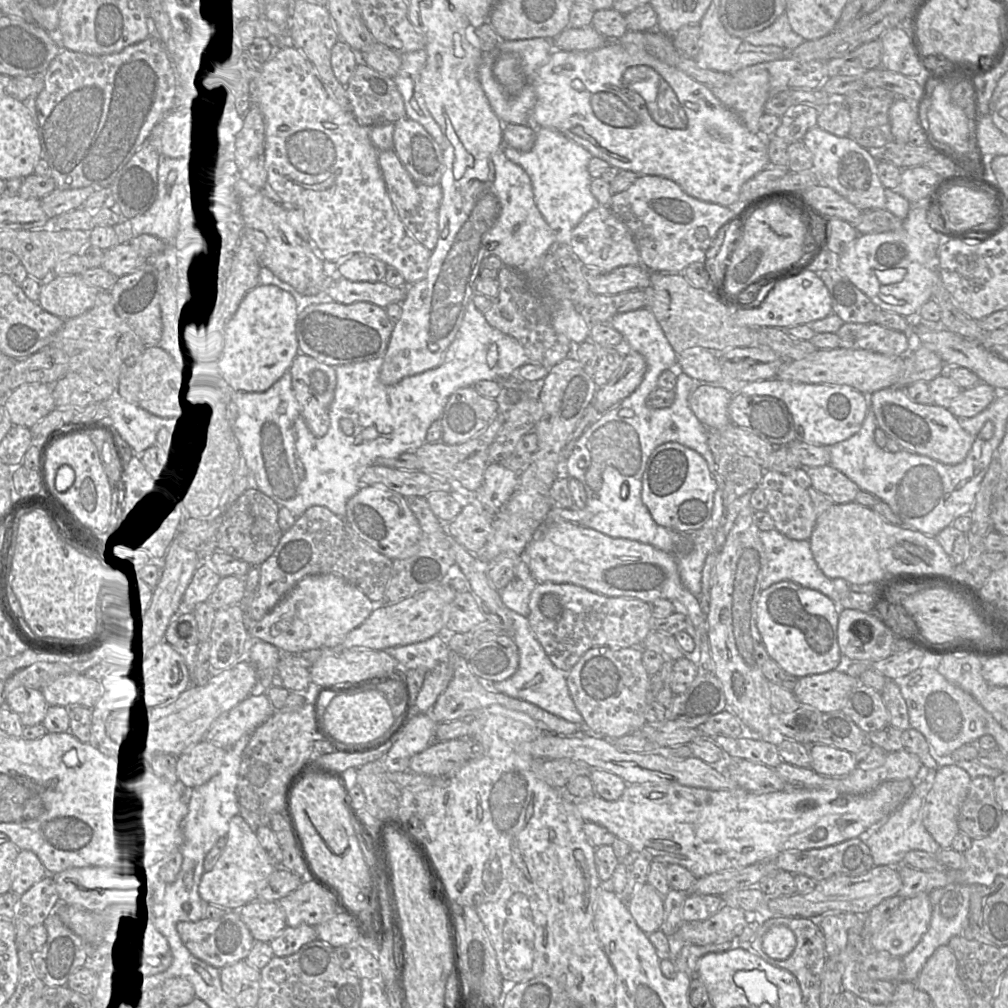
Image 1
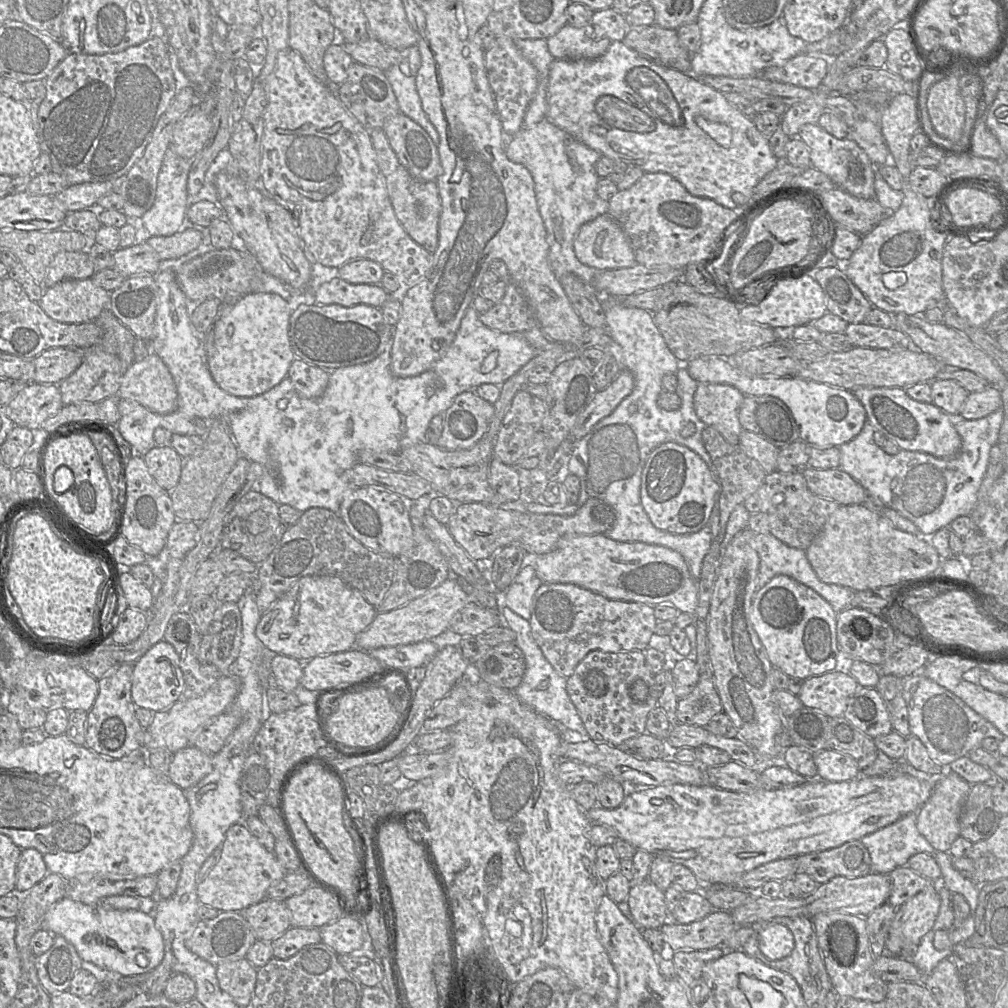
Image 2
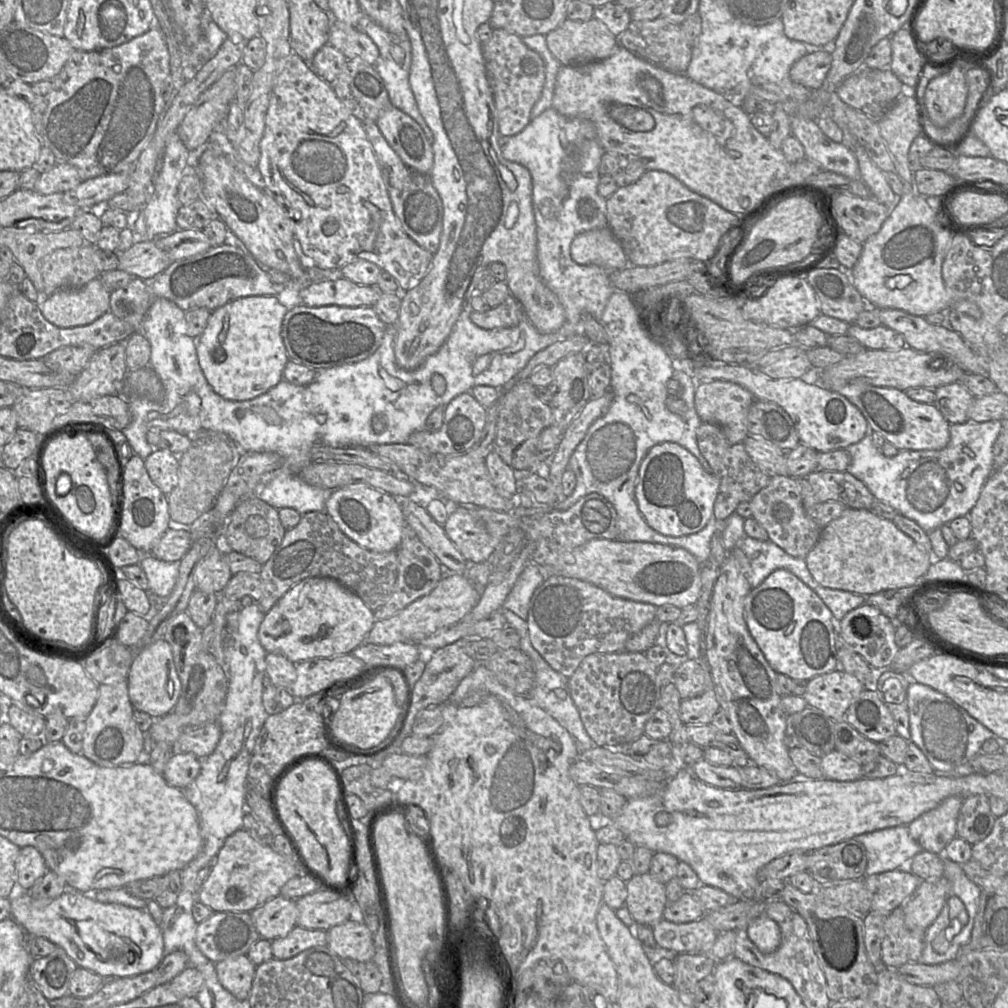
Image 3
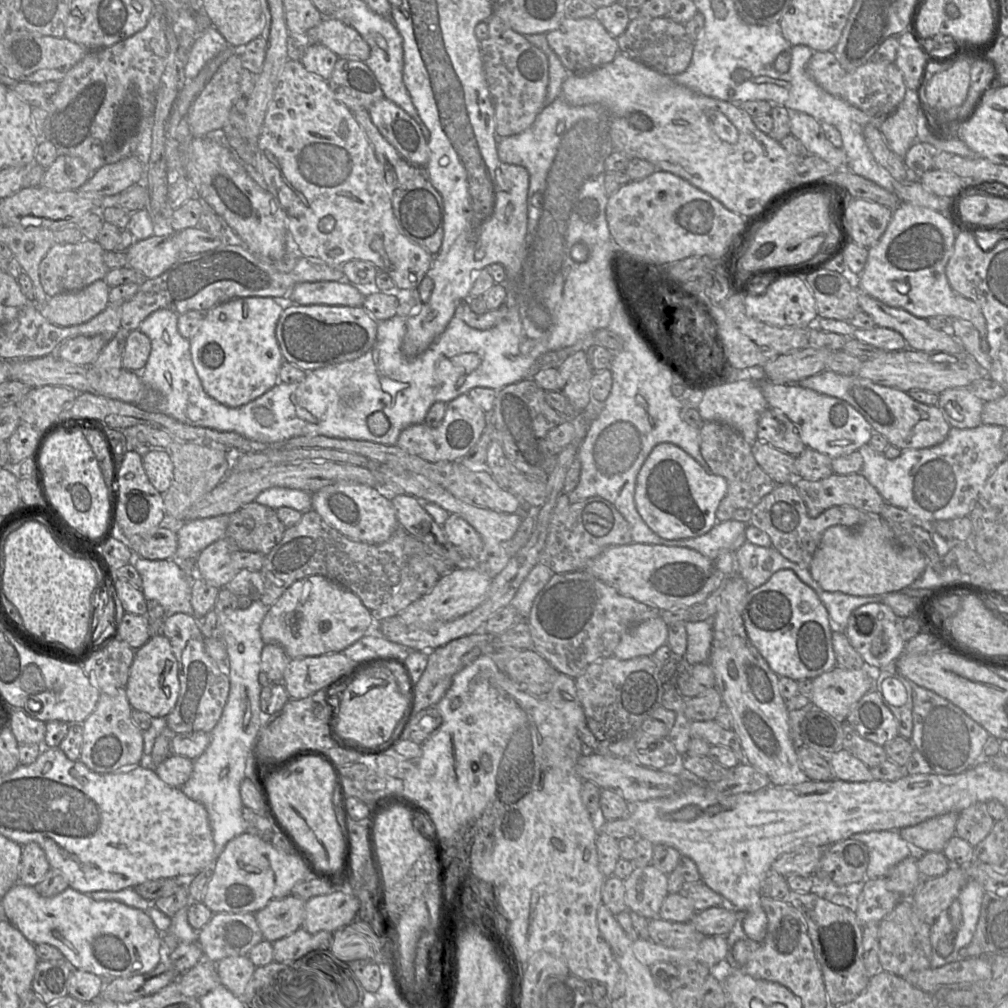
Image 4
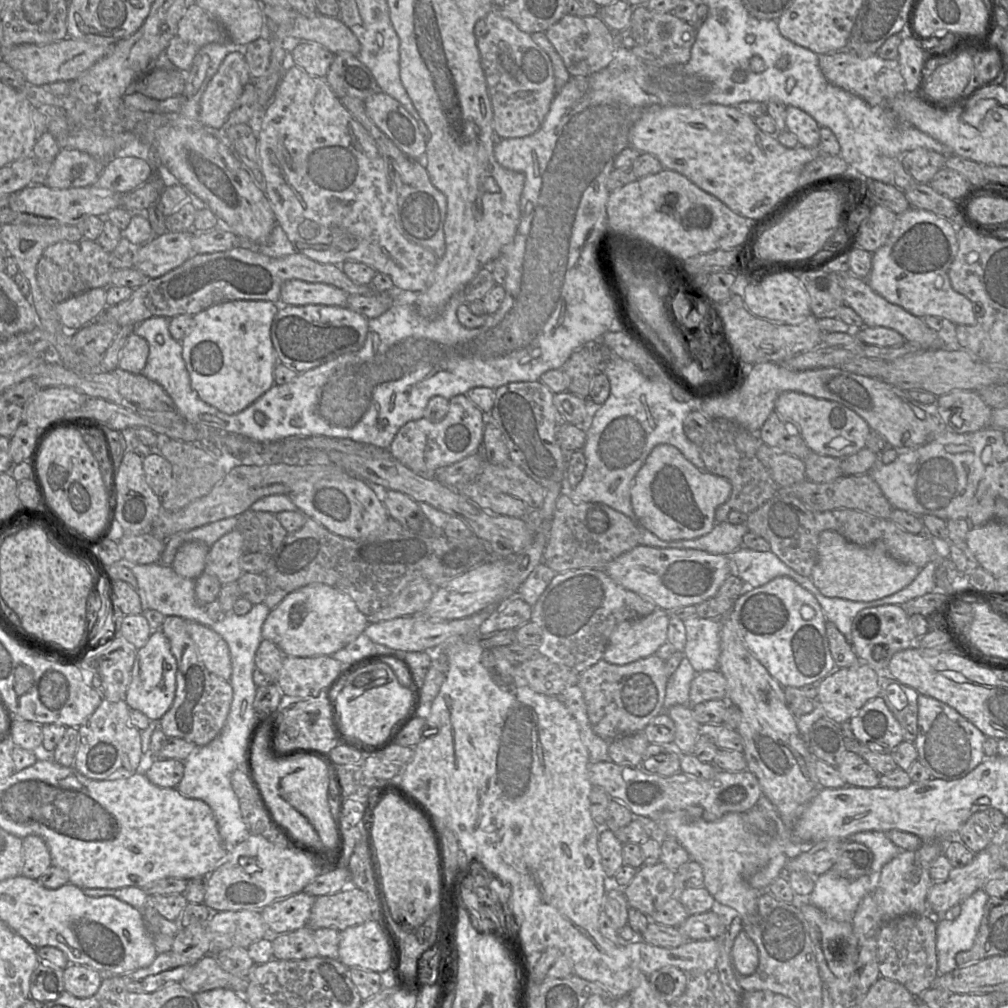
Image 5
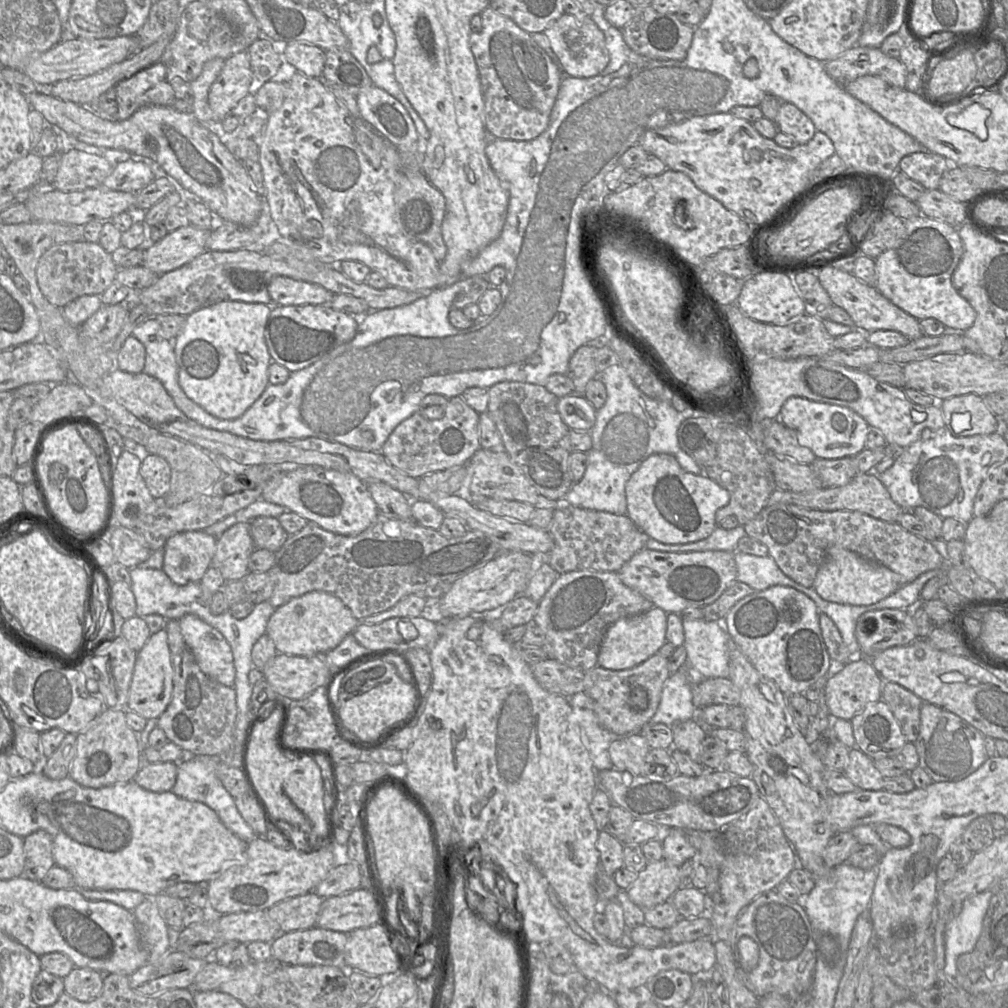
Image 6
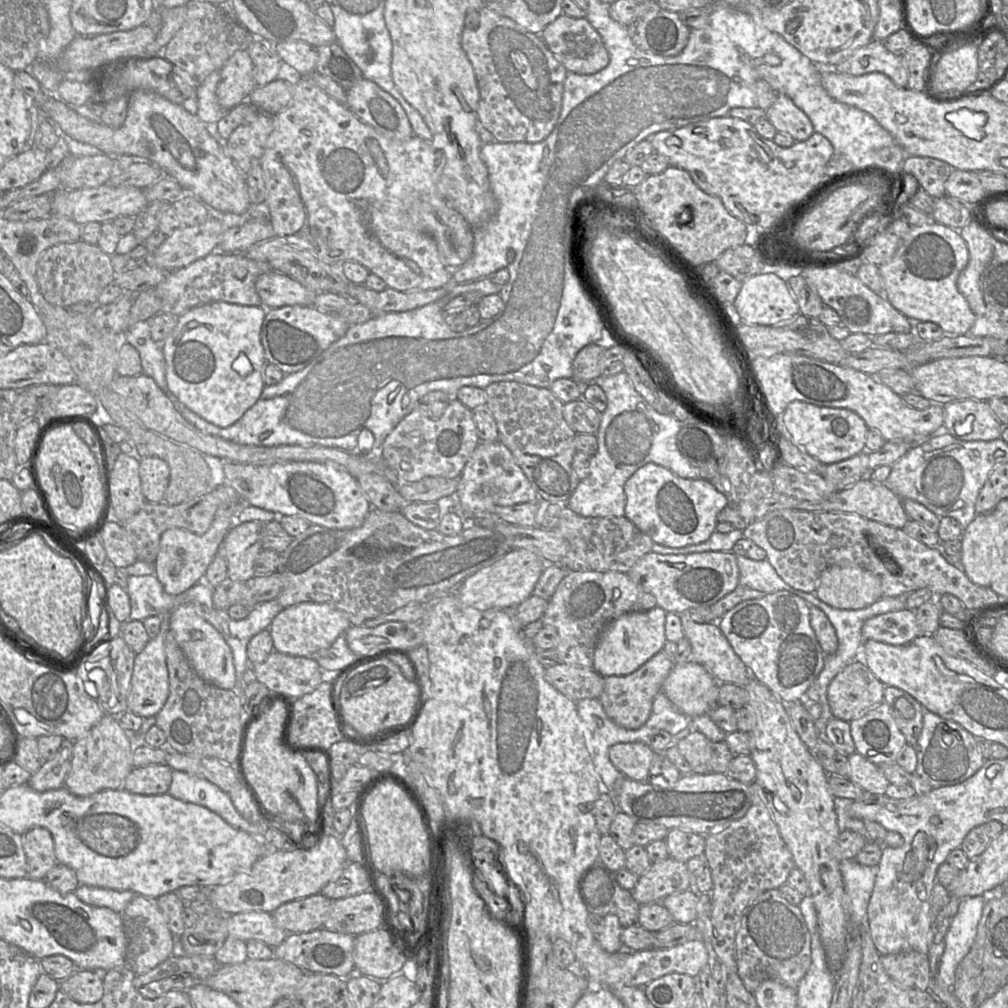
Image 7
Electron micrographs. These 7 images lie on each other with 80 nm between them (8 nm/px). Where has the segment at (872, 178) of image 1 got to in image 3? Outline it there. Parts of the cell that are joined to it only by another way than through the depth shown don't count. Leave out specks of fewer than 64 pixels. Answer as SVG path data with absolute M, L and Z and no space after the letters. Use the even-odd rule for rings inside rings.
M792 117L791 131L802 144L806 158L815 162L821 170L861 180L855 155L842 143L836 143L827 137L816 120Z

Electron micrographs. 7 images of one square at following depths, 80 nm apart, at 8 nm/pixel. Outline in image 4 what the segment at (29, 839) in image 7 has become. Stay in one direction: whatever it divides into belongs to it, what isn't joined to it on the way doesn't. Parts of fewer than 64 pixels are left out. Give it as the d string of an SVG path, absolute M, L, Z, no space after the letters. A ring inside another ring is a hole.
M30 842L22 847L19 869L19 882L27 886L35 886L41 882L51 866L44 850L36 842Z

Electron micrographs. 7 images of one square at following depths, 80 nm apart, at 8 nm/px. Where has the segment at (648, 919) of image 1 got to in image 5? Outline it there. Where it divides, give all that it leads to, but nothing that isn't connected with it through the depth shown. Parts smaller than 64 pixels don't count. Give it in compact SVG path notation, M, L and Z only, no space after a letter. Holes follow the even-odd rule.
M662 862L643 865L623 888L629 907L650 916L675 897L675 872Z

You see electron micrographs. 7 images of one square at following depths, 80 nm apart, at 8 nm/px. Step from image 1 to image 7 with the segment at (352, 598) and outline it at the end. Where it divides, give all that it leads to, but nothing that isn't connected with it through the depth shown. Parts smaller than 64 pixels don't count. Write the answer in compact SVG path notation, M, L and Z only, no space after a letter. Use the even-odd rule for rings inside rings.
M302 602L283 608L272 620L269 631L274 650L298 657L311 657L333 642L351 626L347 615L329 603Z

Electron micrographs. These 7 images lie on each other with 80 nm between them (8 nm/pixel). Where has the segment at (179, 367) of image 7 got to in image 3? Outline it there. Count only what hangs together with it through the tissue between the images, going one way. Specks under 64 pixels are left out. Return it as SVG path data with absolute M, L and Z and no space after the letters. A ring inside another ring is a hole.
M266 295L237 298L211 311L204 332L194 339L200 367L218 395L230 401L248 401L266 393L283 379L289 357L281 336L281 328L287 311L276 296Z

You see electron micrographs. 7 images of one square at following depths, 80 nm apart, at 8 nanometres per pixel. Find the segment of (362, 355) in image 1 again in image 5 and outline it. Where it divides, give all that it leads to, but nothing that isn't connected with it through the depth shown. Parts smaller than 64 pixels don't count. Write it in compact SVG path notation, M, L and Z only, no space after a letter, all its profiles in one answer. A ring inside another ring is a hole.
M288 305L276 313L270 333L278 361L302 373L359 351L367 337L368 319L347 306Z

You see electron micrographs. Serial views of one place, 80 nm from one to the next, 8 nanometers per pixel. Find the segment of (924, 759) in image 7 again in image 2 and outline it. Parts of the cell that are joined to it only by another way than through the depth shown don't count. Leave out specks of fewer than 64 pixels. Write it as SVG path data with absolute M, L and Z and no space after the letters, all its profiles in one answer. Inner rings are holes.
M923 674L902 678L903 698L906 702L911 735L916 736L926 747L930 758L949 766L955 760L966 757L970 751L980 747L984 739L992 737L999 742L1004 739L992 723L987 721L959 697L946 688L928 679Z

